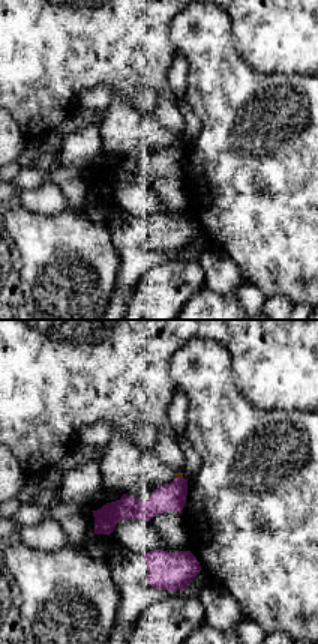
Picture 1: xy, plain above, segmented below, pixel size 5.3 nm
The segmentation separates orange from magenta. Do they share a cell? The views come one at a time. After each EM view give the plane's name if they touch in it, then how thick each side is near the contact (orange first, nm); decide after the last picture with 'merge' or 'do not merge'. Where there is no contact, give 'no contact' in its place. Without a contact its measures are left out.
contact in xy; calibres 30 and 160 nm

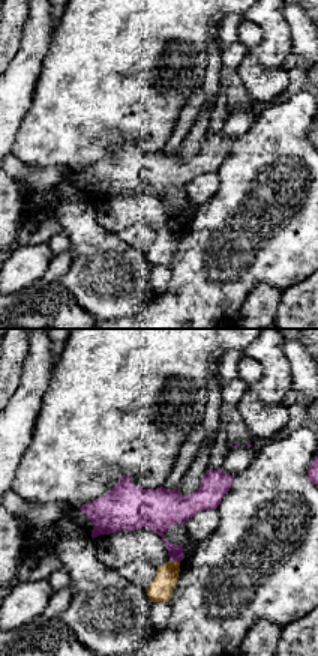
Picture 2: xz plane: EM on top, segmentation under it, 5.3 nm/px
contact in xz; calibres 130 and 150 nm

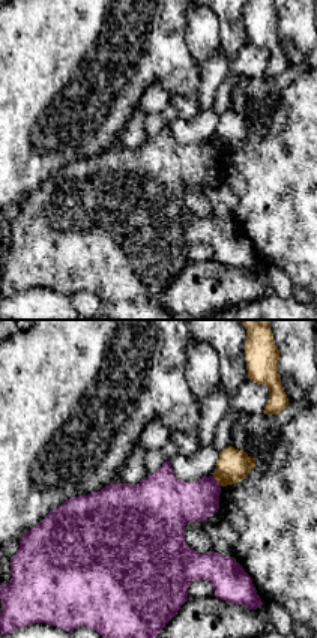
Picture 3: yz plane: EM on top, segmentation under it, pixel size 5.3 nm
contact in yz; calibres 170 and 240 nm

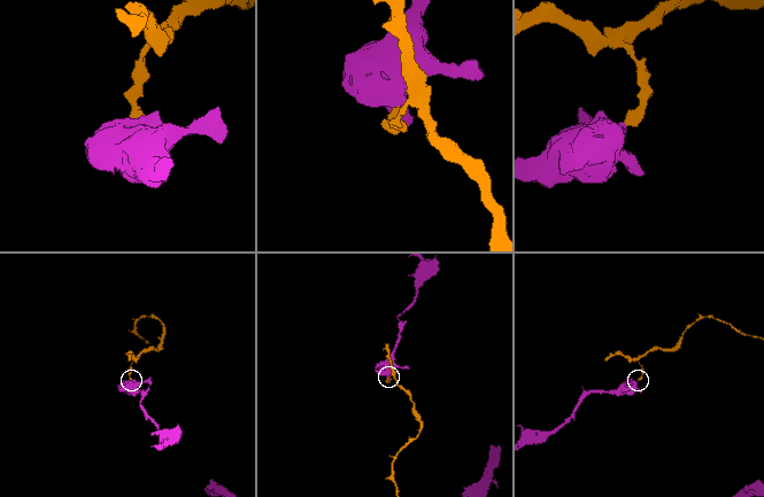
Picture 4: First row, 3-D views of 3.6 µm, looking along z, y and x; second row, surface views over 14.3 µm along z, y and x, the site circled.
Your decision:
do not merge

